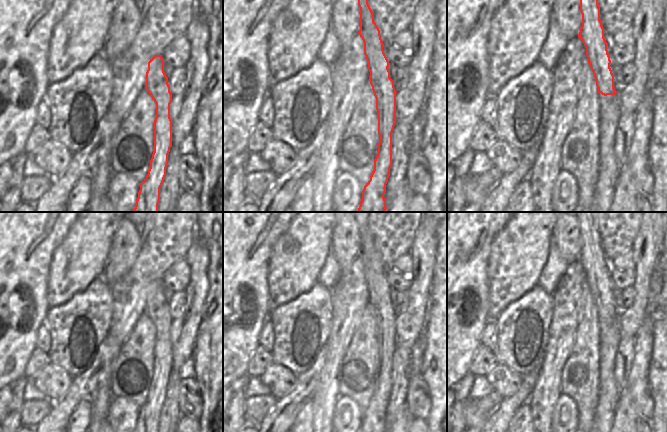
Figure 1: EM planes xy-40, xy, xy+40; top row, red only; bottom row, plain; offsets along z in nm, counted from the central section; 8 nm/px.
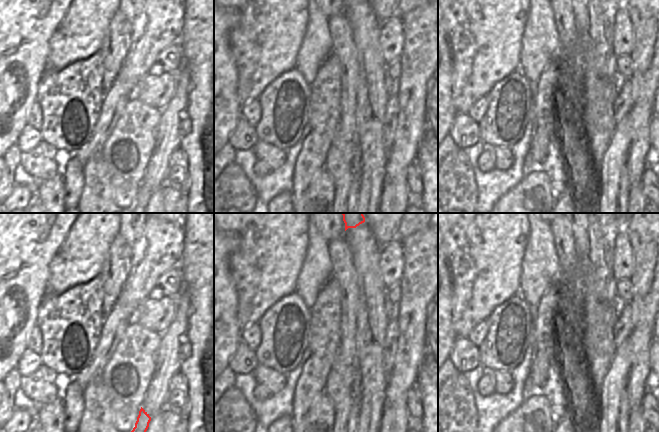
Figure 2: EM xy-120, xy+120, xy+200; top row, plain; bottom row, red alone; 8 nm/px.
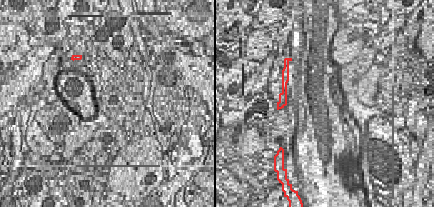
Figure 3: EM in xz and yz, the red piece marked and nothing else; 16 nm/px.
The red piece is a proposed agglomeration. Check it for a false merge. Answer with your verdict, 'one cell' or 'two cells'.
one cell

